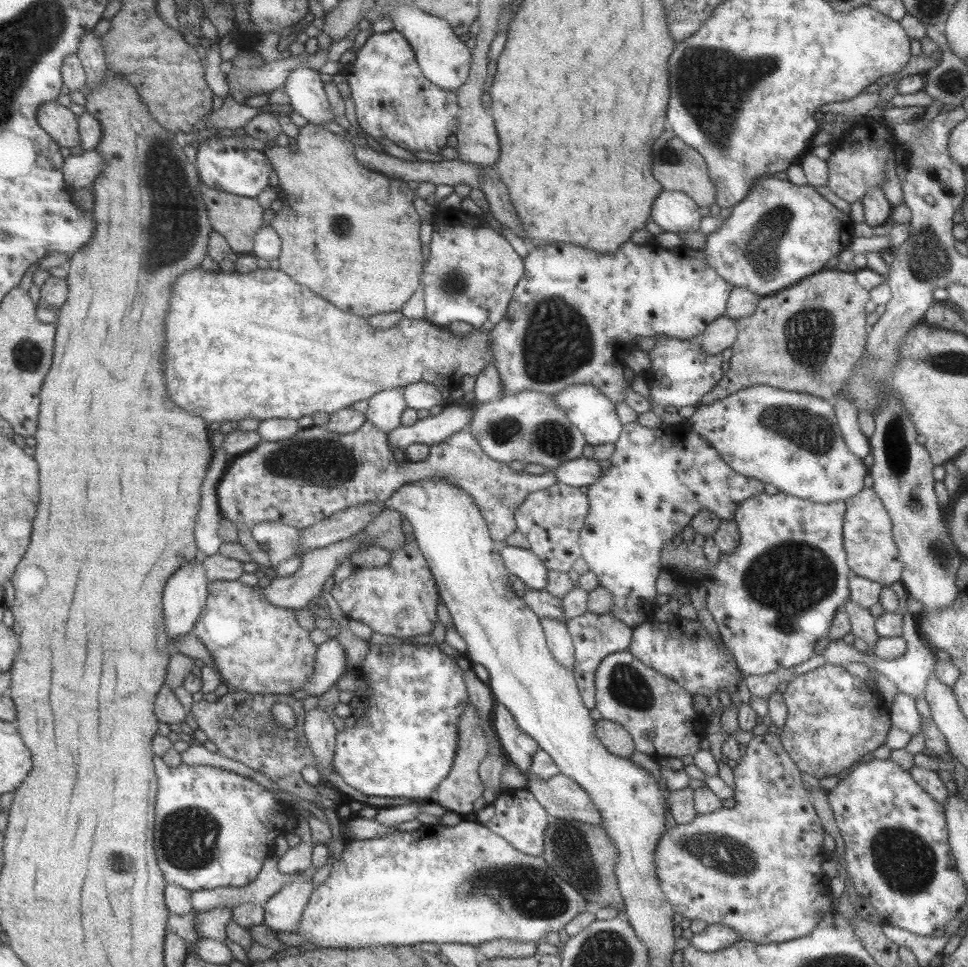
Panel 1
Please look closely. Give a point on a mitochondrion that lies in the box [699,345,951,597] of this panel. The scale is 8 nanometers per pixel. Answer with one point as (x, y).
(816, 434)

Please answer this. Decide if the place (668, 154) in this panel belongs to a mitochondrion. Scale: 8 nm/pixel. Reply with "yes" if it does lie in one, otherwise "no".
yes

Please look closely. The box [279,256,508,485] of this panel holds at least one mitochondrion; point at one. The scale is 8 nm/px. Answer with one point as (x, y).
(455, 282)

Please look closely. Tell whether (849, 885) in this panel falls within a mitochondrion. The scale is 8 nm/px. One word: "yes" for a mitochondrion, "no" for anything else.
no

